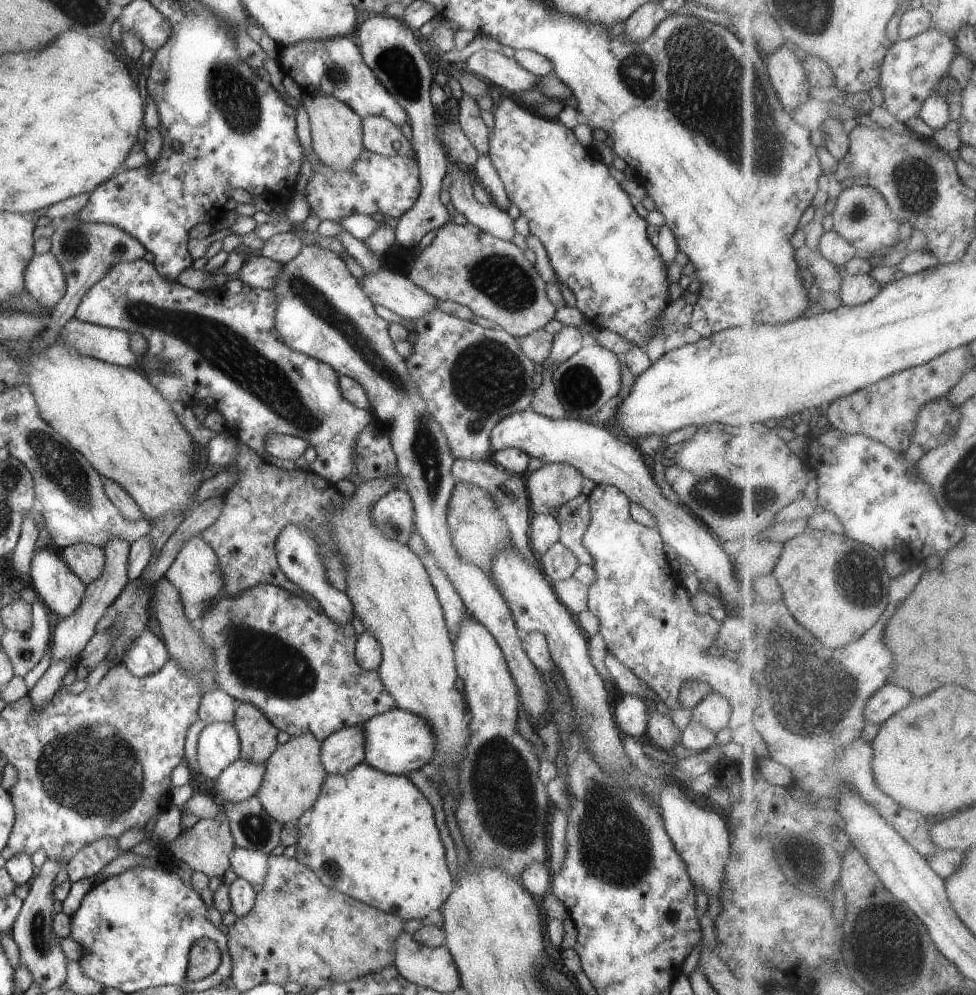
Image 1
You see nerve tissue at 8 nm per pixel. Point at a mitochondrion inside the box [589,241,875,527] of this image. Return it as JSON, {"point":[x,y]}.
{"point":[713,493]}

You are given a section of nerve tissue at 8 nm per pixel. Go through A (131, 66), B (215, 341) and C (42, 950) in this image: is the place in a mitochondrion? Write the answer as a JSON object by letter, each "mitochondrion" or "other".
{"A":"other","B":"mitochondrion","C":"mitochondrion"}

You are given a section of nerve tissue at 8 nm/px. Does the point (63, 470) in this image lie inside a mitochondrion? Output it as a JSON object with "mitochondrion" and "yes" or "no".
{"mitochondrion":"yes"}

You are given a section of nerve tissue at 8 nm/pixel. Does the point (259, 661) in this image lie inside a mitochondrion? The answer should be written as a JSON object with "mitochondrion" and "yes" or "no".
{"mitochondrion":"yes"}

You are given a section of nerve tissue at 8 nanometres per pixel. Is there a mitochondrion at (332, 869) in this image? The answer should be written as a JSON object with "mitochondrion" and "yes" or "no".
{"mitochondrion":"yes"}

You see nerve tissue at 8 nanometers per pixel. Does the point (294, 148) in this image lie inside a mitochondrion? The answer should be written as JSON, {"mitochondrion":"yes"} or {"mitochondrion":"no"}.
{"mitochondrion":"no"}

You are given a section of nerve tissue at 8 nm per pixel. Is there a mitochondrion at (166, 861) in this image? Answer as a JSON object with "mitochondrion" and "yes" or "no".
{"mitochondrion":"no"}

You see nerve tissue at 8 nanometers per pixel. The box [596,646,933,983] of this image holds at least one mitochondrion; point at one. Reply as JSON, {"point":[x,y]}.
{"point":[881,929]}

